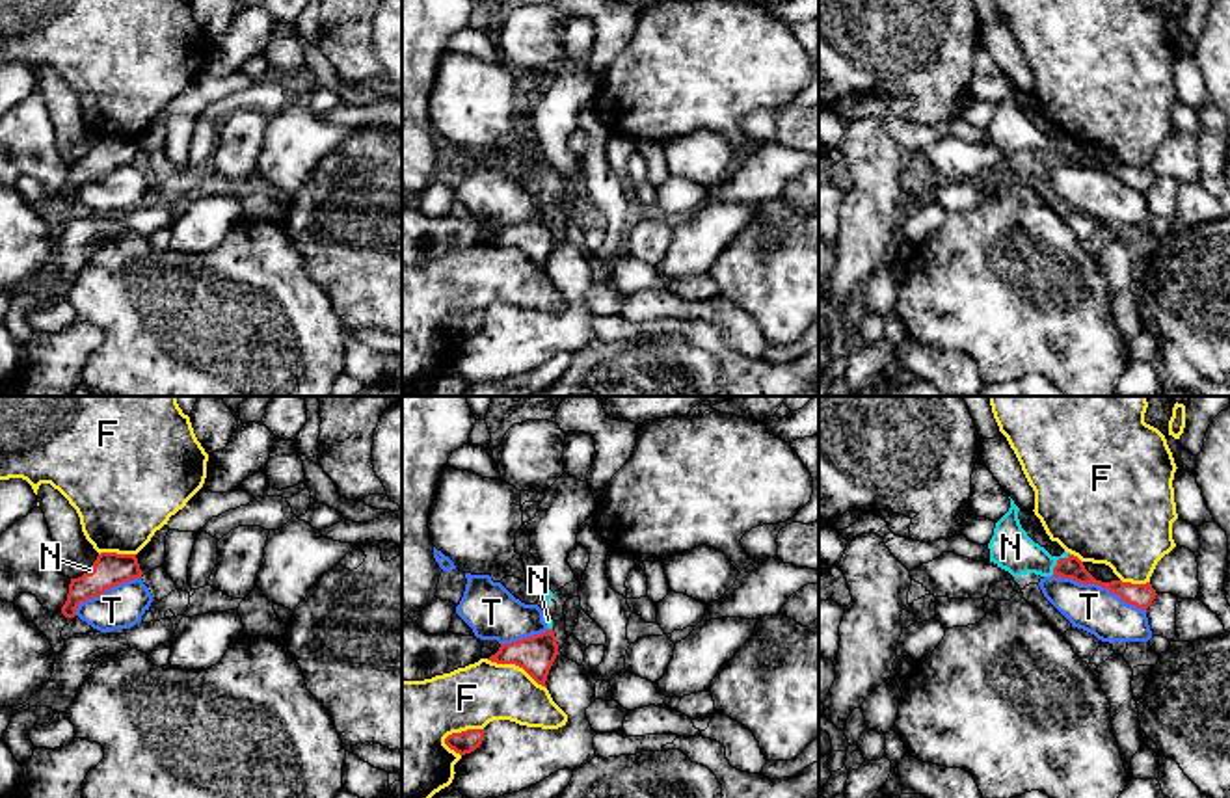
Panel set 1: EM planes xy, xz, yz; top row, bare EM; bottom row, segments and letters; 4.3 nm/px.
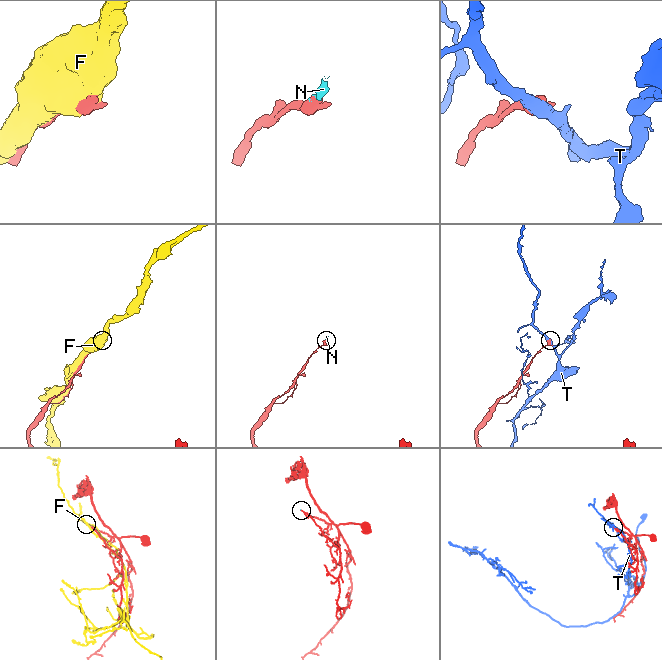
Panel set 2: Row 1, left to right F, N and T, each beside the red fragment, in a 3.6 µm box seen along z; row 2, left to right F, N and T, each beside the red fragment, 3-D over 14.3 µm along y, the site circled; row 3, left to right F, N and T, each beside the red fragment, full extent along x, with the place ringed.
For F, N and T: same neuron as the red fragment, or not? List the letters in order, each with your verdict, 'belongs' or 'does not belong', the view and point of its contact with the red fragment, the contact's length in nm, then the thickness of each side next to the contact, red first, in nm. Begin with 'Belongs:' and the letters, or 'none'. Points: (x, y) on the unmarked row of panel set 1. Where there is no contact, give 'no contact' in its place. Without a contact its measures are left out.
Belongs: N
F: does not belong; meets red in xz at (516, 248); contact 300 nm long; 160 nm thick on the red side, 280 nm on the other
N: belongs; meets red in yz at (1057, 146); contact 130 nm long; 100 nm thick on the red side, 180 nm on the other
T: does not belong; meets red in yz at (1098, 168); contact 440 nm long; 110 nm thick on the red side, 200 nm on the other

